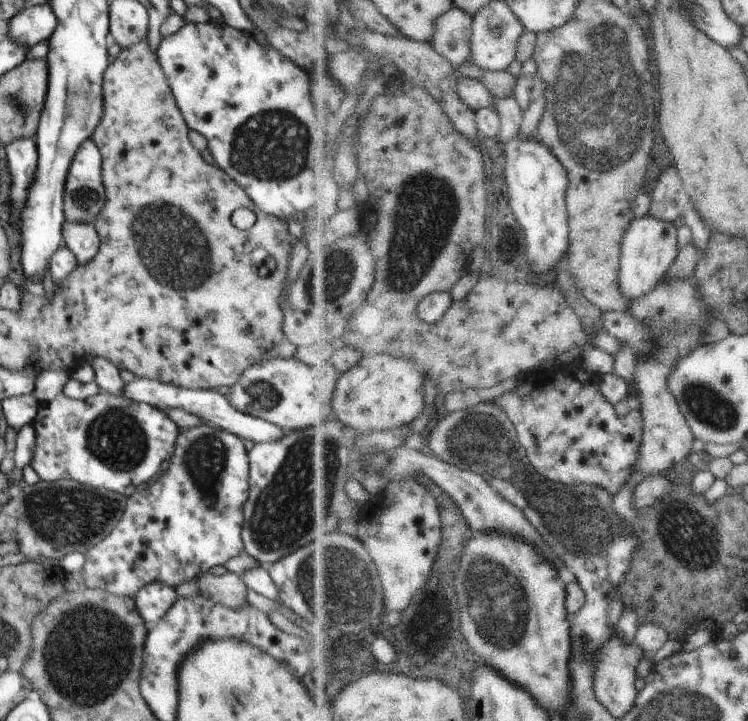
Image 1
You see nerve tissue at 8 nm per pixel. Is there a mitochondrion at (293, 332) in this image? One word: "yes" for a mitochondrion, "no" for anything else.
no

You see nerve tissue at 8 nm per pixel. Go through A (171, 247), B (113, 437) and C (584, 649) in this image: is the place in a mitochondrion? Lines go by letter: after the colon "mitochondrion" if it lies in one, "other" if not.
A: mitochondrion
B: mitochondrion
C: mitochondrion

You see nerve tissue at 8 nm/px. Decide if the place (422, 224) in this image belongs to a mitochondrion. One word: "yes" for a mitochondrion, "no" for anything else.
yes

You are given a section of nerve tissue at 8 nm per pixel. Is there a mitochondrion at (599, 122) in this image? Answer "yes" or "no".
yes

